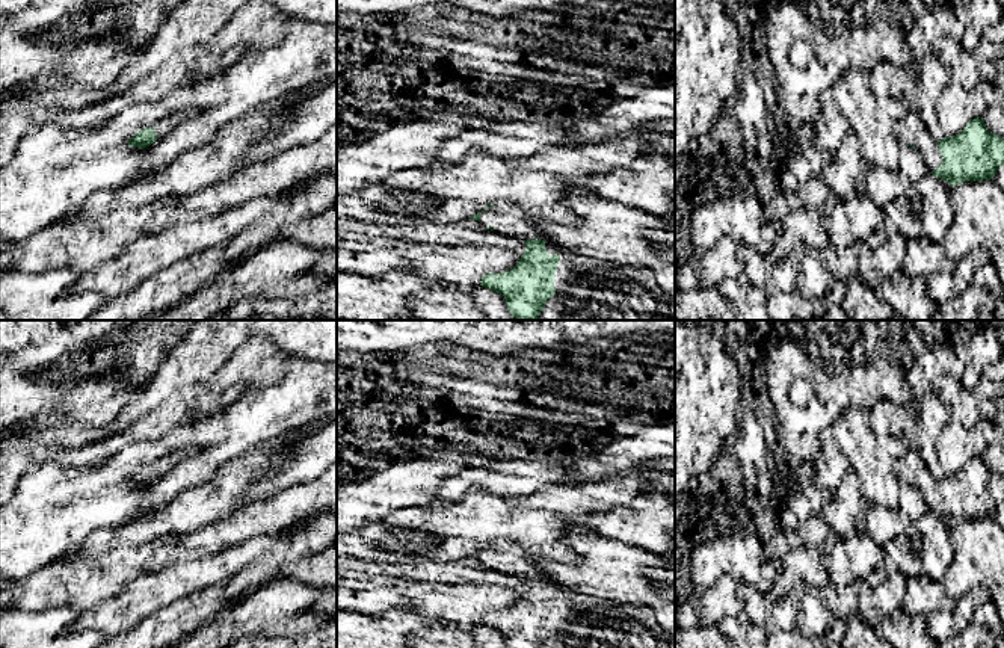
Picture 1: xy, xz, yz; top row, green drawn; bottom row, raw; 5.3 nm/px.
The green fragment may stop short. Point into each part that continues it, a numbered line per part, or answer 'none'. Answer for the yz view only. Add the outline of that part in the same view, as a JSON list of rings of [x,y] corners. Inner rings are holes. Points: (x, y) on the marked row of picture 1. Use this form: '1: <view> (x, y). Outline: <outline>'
1: yz (911, 130). Outline: [[[909,110],[894,125],[894,134],[901,147],[913,145],[921,153],[929,172],[933,172],[942,163],[936,140],[930,136],[924,121],[915,110]]]

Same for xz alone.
1: xz (506, 218). Outline: [[[498,201],[480,214],[480,222],[486,228],[492,227],[495,233],[524,242],[533,239],[544,240],[544,236],[537,230],[539,219],[509,201]]]

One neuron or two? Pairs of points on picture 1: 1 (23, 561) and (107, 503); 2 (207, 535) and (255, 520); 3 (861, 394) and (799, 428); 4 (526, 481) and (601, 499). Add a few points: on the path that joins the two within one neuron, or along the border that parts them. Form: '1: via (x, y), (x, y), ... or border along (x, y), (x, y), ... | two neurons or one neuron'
1: via (44, 540), (64, 520), (86, 511) | one neuron
2: via (219, 535), (243, 523) | one neuron
3: via (846, 396), (814, 413) | one neuron
4: border along (571, 481), (550, 484), (529, 494), (514, 496) | two neurons

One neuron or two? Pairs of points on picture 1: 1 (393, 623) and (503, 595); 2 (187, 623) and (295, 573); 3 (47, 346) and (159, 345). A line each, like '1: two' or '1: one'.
1: two
2: two
3: one

